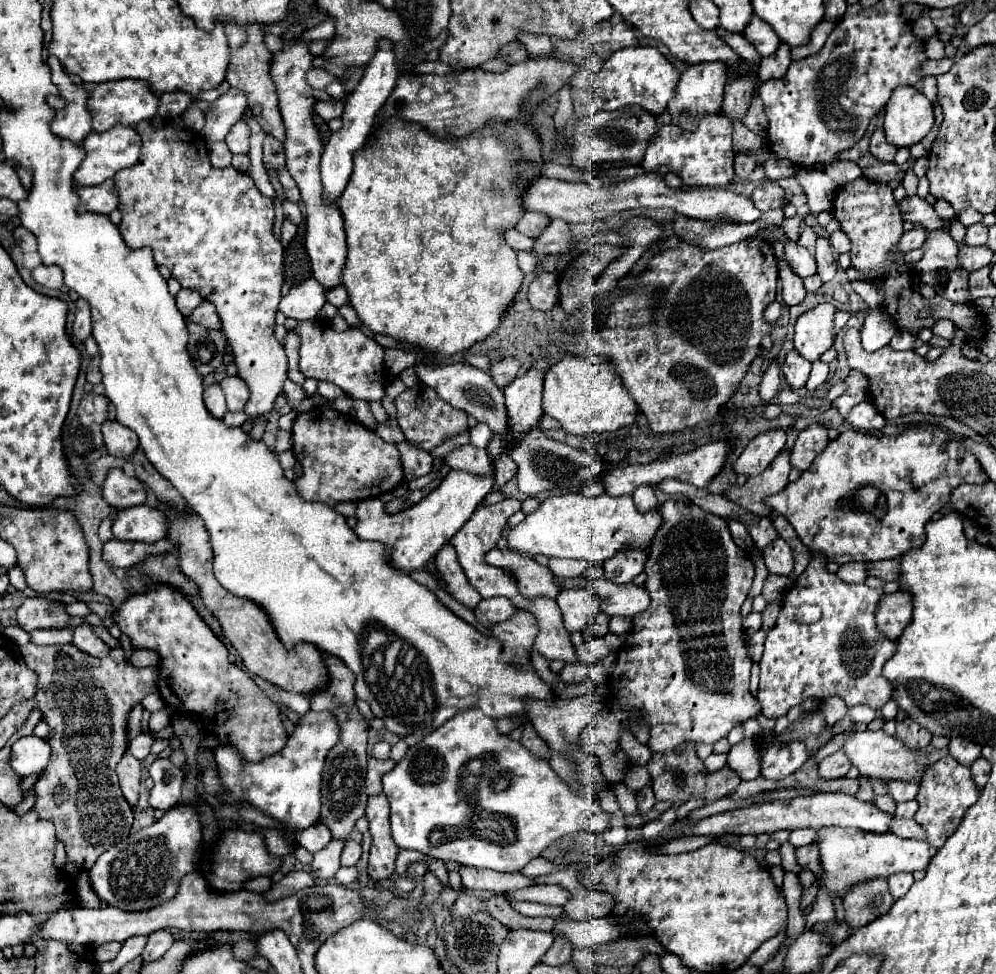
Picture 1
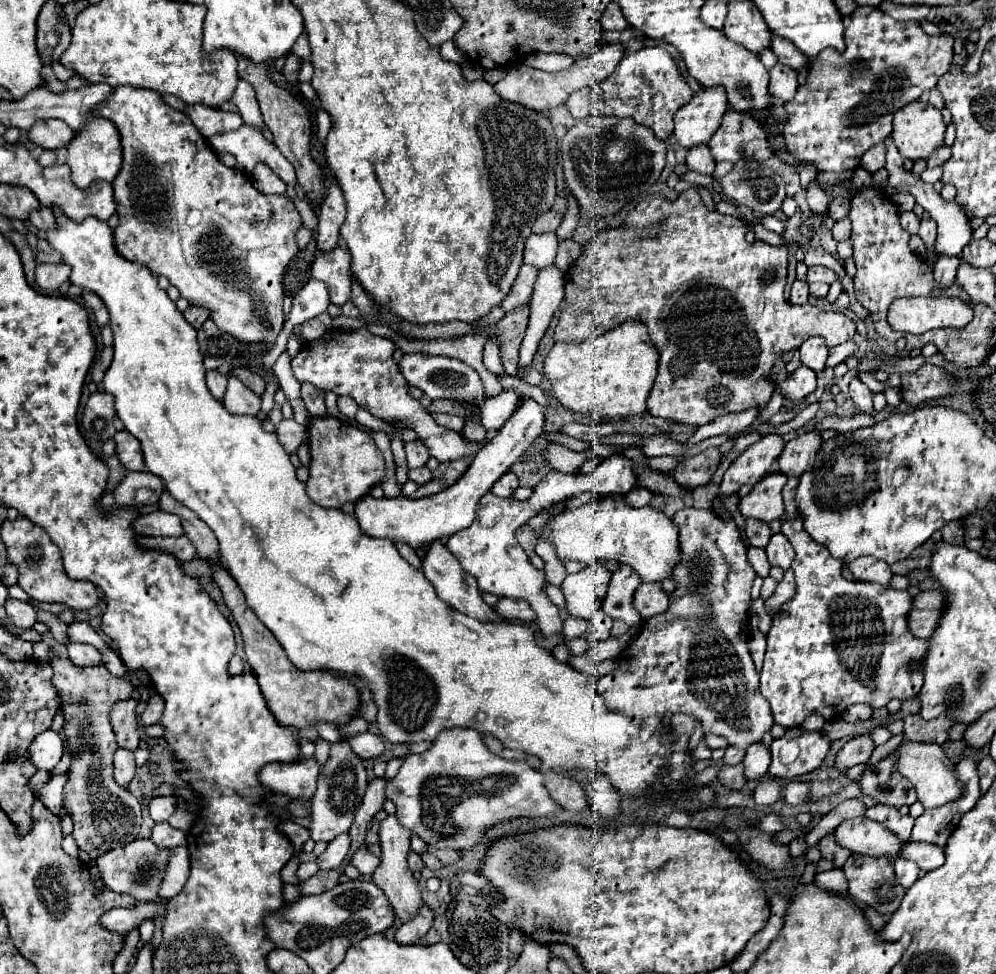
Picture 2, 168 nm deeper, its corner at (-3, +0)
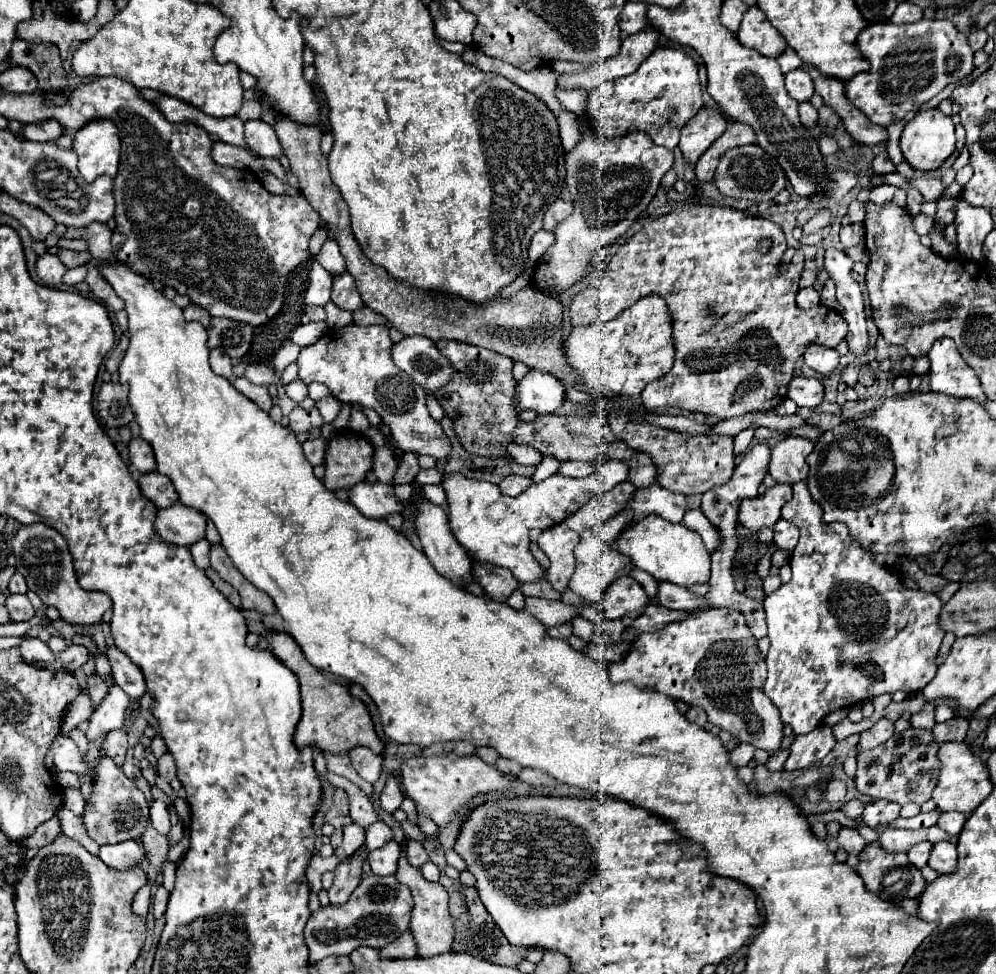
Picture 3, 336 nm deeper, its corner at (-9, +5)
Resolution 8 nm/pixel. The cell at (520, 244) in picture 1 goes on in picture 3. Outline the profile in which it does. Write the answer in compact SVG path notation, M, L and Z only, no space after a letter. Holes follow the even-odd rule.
M539 230L533 240L531 240L531 246L529 246L529 260L531 262L539 262L539 258L549 250L549 246L553 246L555 242L555 236L553 232L547 232L547 230Z

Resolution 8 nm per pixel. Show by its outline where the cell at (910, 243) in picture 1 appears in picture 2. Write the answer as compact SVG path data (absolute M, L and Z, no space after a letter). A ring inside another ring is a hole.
M923 219L921 221L921 229L919 229L919 237L923 239L923 243L931 249L935 243L935 235L937 235L937 223L933 223L933 219Z

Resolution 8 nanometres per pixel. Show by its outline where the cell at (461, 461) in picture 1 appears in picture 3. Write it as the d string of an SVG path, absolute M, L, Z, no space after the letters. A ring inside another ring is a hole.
M349 324L345 328L327 330L319 342L301 348L297 358L299 380L305 384L321 382L337 400L373 408L383 418L401 450L413 450L437 460L447 458L451 452L451 442L441 424L431 418L425 406L425 390L395 366L391 358L391 346L393 342L385 326Z

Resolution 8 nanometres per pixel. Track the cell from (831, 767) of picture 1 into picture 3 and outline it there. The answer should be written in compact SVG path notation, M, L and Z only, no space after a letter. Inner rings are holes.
M883 718L879 722L875 722L869 730L861 732L859 744L857 744L857 754L865 752L865 750L873 750L875 746L881 746L883 742L887 742L893 736L893 722Z

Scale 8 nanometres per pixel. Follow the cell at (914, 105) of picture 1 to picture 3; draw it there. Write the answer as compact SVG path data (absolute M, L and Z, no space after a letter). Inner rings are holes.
M939 108L919 110L909 122L905 122L901 134L901 152L915 170L925 172L939 168L939 164L955 152L955 124L951 122L951 116L945 116Z

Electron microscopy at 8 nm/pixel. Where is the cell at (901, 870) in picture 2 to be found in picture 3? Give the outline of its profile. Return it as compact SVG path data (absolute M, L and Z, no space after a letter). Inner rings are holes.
M921 842L921 844L917 844L917 846L913 846L909 852L907 852L907 856L909 856L909 862L915 866L915 868L923 868L925 864L927 864L927 860L929 860L929 852L931 852L931 842Z

